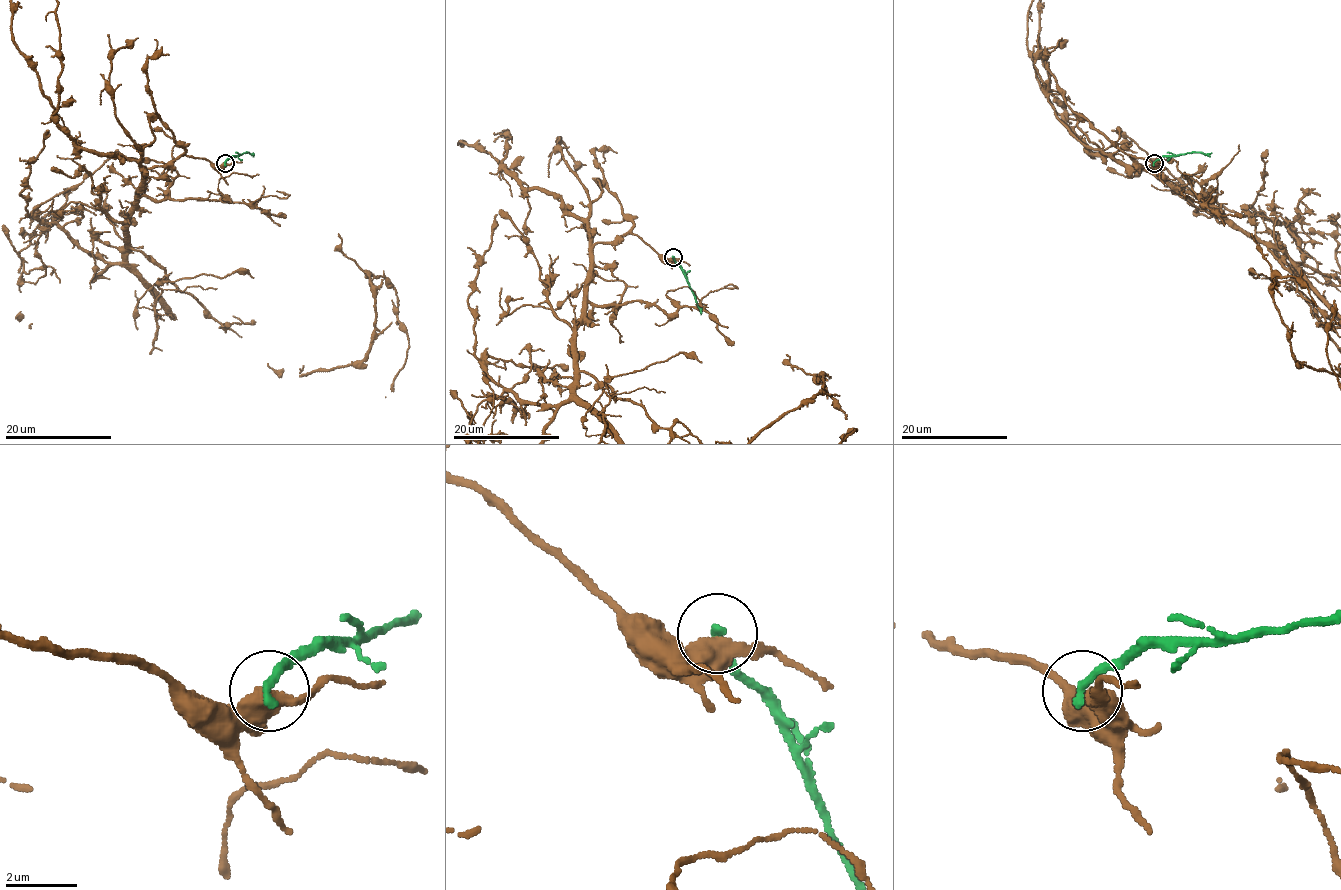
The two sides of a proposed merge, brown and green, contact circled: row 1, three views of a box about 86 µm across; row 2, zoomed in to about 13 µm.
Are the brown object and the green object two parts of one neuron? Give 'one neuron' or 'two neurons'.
two neurons

